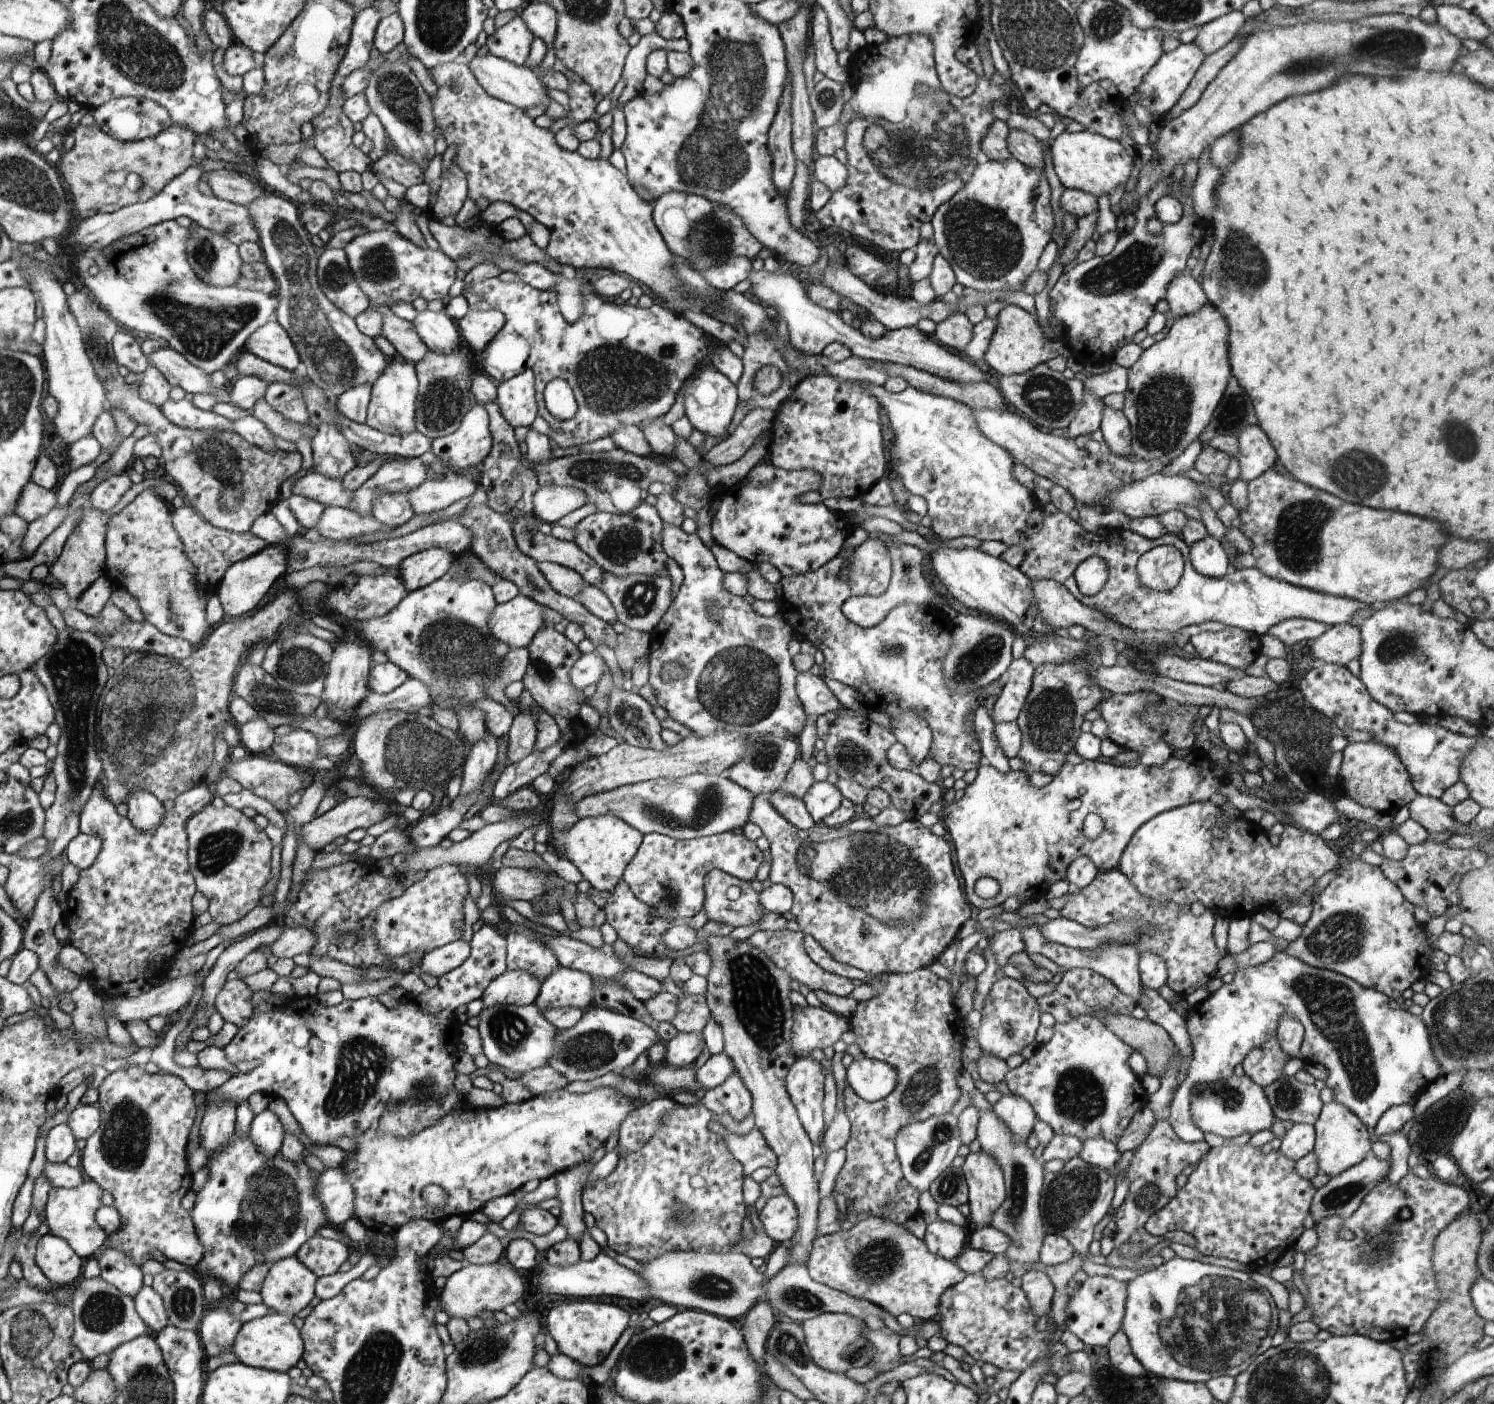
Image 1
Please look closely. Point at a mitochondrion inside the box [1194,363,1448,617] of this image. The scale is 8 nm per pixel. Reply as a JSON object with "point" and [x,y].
{"point":[1297,540]}

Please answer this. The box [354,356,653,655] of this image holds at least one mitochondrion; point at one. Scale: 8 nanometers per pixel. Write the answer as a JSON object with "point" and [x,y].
{"point":[613,478]}

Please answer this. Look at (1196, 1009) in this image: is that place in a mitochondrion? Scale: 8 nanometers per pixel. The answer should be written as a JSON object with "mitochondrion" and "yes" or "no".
{"mitochondrion":"no"}

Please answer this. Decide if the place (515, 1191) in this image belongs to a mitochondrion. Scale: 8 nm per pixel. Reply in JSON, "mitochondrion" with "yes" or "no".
{"mitochondrion":"no"}

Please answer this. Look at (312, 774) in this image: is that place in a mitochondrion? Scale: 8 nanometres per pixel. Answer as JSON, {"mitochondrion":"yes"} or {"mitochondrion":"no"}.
{"mitochondrion":"no"}

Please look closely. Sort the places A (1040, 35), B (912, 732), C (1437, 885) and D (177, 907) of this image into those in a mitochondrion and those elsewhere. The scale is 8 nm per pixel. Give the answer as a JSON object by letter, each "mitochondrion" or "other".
{"A":"mitochondrion","B":"other","C":"other","D":"other"}

